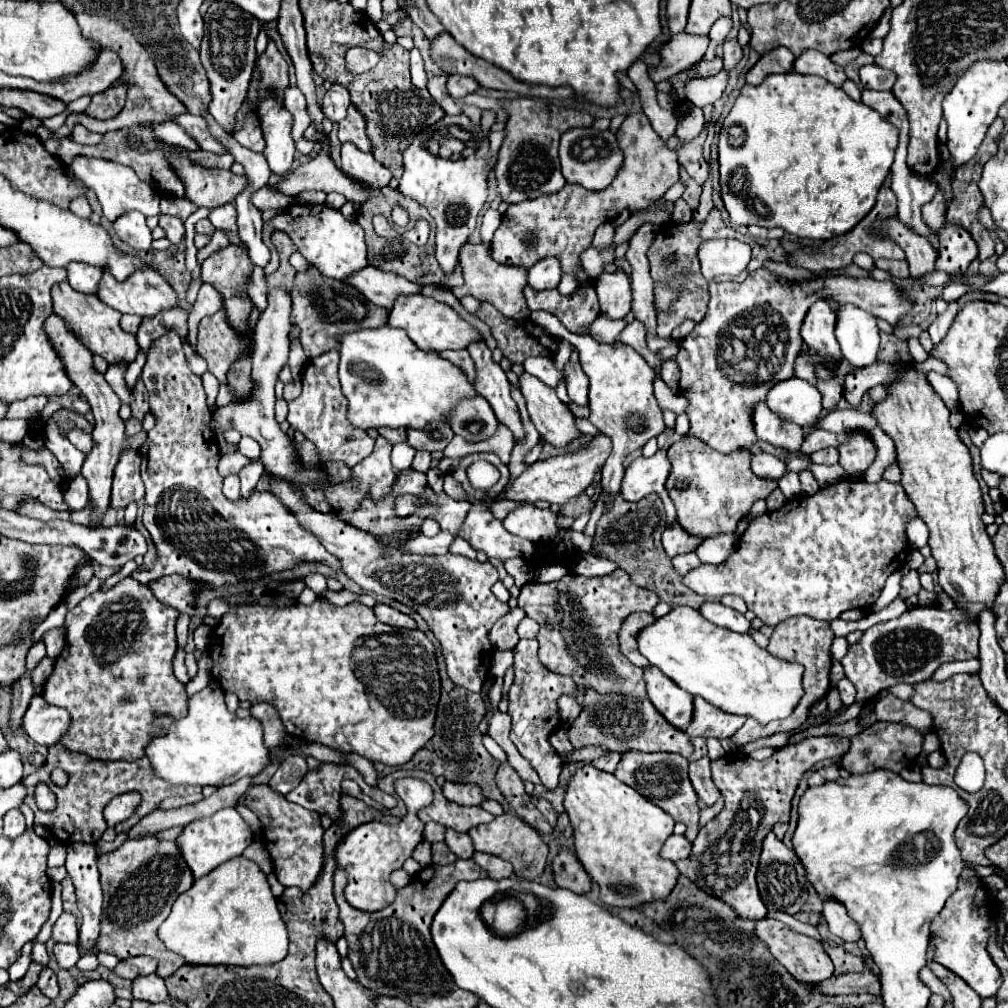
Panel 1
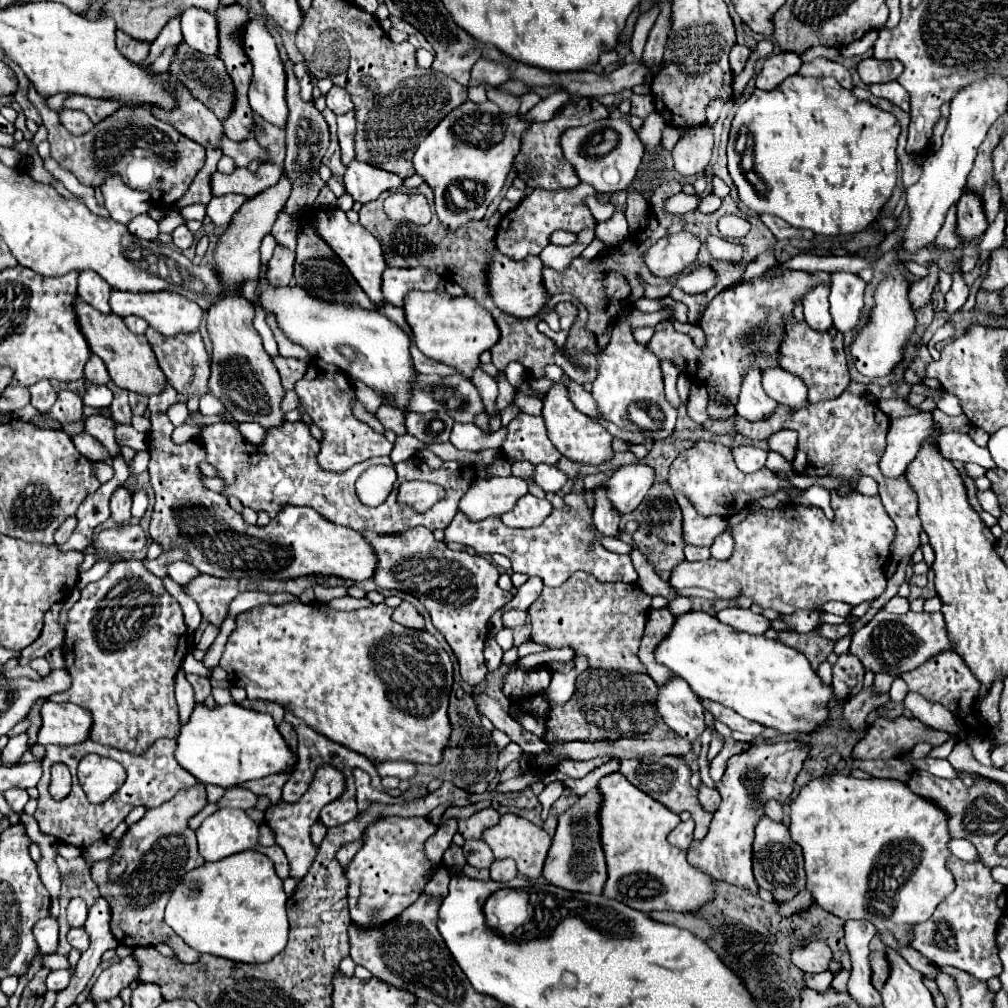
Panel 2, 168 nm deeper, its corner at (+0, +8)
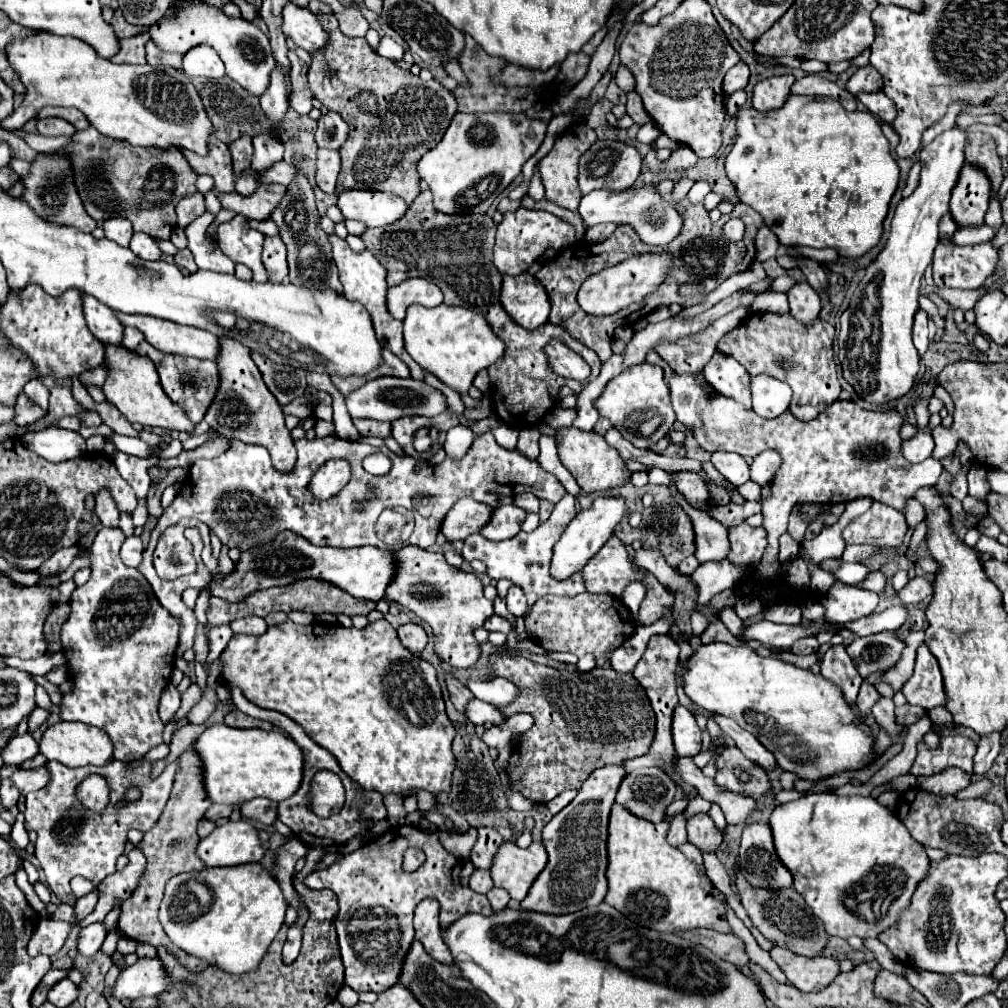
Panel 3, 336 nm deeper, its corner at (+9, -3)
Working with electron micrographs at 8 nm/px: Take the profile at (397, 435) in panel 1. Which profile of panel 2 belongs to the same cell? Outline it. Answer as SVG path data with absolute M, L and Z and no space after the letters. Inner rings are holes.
M382 404L382 406L378 408L378 412L376 412L376 418L382 422L382 426L384 426L386 430L392 430L396 436L404 436L404 434L406 434L404 414L398 412L396 408Z

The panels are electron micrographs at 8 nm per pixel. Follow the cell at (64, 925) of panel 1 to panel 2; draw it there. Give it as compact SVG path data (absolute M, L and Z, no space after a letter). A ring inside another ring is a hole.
M74 898L70 900L68 908L66 908L66 920L72 928L80 928L86 920L86 914L88 914L88 906L82 898Z

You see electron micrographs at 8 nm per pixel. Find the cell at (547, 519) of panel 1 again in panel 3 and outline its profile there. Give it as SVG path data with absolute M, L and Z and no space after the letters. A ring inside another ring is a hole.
M499 505L479 533L483 533L491 541L511 539L521 531L521 523L525 521L525 515L527 513L517 505Z

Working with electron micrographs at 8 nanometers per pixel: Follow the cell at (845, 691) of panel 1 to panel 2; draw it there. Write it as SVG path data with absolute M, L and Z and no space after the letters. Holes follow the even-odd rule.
M842 654L834 664L834 680L832 688L838 700L848 700L862 690L864 668L852 654Z

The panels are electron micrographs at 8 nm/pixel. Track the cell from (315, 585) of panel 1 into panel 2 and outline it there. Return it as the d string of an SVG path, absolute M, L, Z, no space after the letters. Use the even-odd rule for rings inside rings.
M315 584L313 586L315 599L319 603L327 603L334 598L340 598L348 596L348 592L342 586L338 587L324 587L320 584Z

